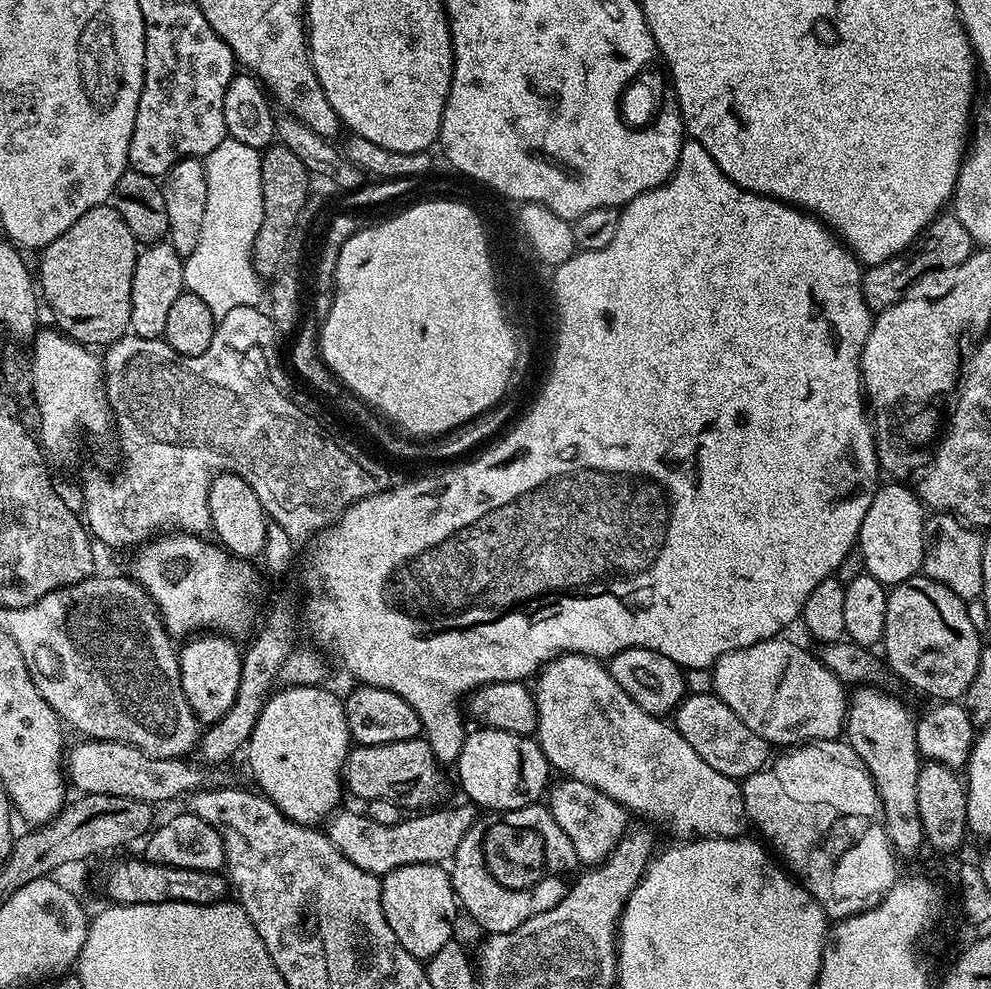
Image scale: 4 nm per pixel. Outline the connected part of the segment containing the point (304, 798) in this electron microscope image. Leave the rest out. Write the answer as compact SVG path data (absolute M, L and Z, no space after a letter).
M327 687L286 688L269 695L268 701L247 742L248 768L256 779L255 787L268 797L275 808L287 820L295 824L309 826L327 821L341 807L340 788L342 792L342 773L344 763L350 751L348 723L344 713L344 700L334 693L327 692Z

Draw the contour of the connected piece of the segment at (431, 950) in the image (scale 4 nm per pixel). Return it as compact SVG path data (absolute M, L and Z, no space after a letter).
M439 863L398 866L382 876L380 897L390 930L394 930L398 942L410 950L415 960L427 962L446 942L454 939L452 923L458 913L458 901L447 867Z

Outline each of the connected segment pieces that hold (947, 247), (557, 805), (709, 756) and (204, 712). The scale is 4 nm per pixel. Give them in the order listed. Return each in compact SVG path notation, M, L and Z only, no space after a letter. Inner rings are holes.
M941 214L924 227L924 231L914 241L909 251L892 256L886 262L869 264L863 269L860 277L862 294L873 313L881 312L894 306L894 302L904 299L906 293L911 289L908 287L919 276L924 276L927 272L940 272L943 268L958 269L962 266L962 262L966 262L966 258L970 258L973 250L972 238L966 232L966 226L962 226L962 222L955 214Z
M560 778L555 784L556 781L547 789L546 807L552 813L554 822L562 826L562 834L570 838L570 846L574 846L577 861L584 866L603 862L630 827L628 809L586 782Z
M712 692L685 695L676 707L674 723L678 734L682 734L682 738L694 746L694 751L709 766L714 766L718 774L726 774L731 780L742 782L769 763L768 741L754 734L754 730L750 730L750 726L746 726L746 722L742 722L742 718L738 718L738 714L734 714L734 710L730 710L730 706L726 706L726 702Z
M200 634L185 644L188 645L184 649L181 647L178 653L186 702L193 708L201 725L215 724L222 714L226 714L226 710L230 710L230 706L234 706L242 674L241 649L236 649L235 639L223 634Z

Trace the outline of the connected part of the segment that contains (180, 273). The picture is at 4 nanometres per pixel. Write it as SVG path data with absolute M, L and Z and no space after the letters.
M167 242L141 247L136 253L132 293L130 294L130 332L133 336L158 339L166 330L166 317L174 301L186 291L184 286L184 260Z

